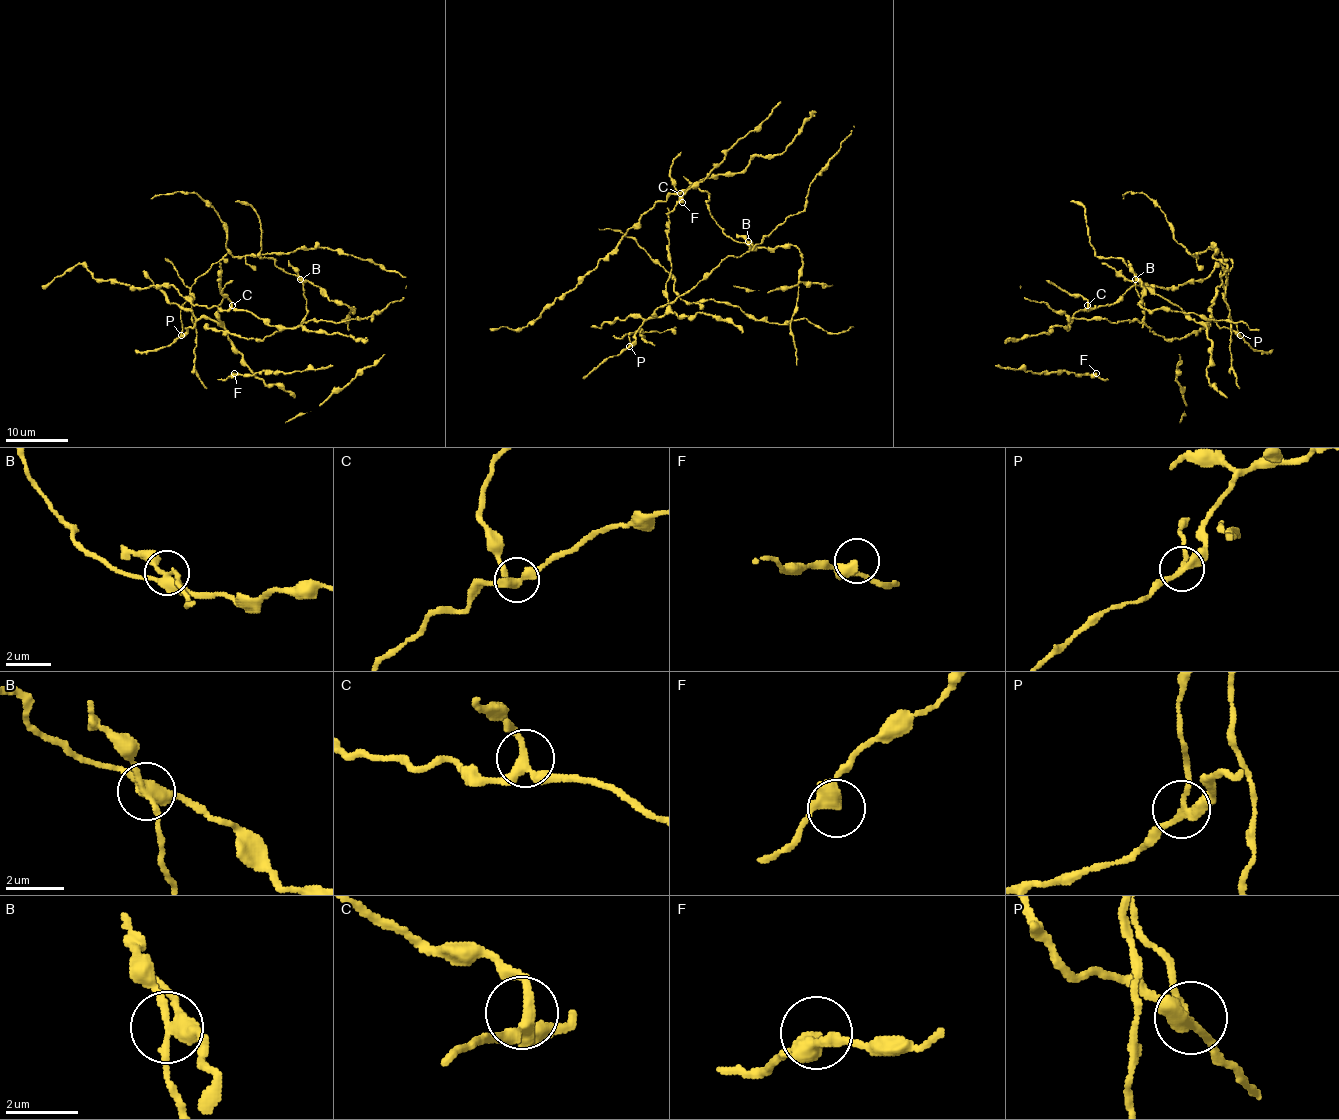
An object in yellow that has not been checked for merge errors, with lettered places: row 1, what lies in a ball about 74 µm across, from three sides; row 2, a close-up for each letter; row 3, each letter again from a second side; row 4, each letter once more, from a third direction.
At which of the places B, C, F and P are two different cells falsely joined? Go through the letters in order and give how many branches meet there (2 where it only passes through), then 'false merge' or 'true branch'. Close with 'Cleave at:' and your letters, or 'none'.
B: 4 branches meet; false merge
C: 3 branches meet; true branch
F: 3 branches meet; true branch
P: 3 branches meet; false merge
Cleave at: B, P

